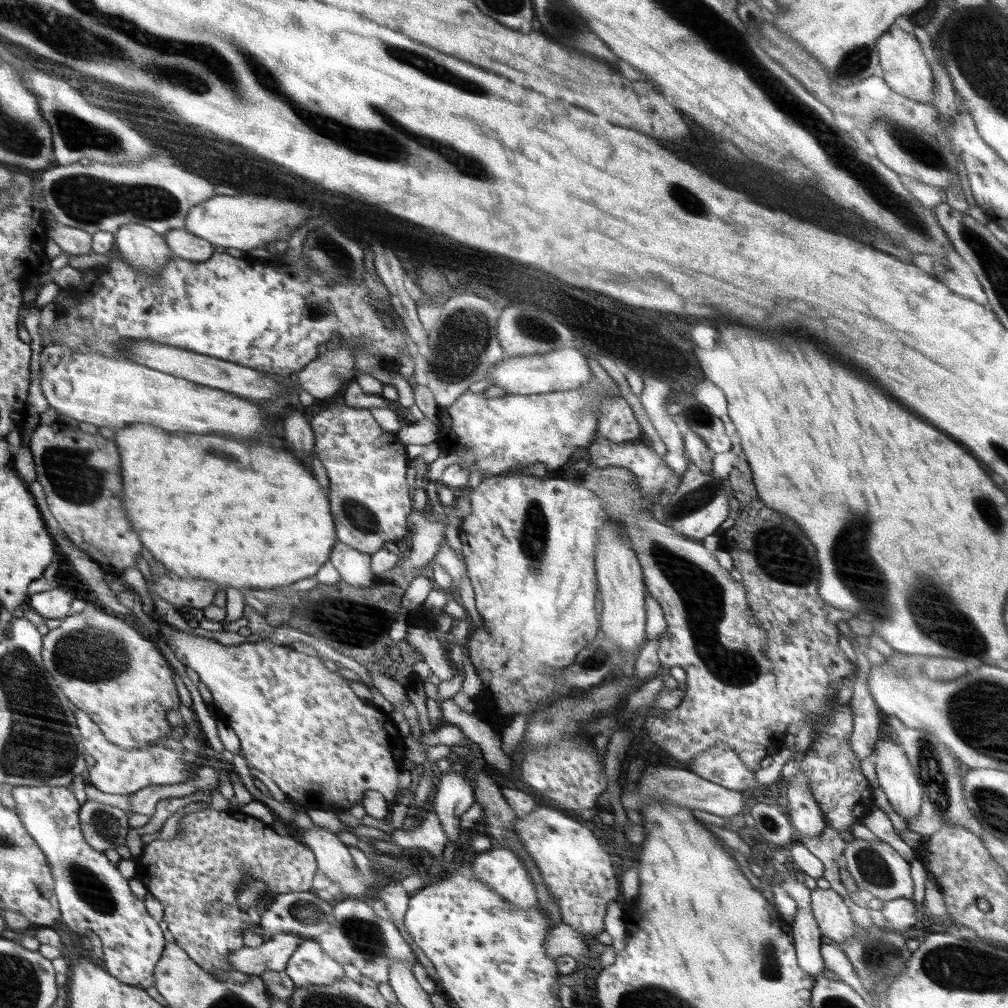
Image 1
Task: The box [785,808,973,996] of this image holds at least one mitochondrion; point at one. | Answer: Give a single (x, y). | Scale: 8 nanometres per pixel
(873, 867)

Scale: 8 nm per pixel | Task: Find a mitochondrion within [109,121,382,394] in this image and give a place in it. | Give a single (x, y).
(313, 311)

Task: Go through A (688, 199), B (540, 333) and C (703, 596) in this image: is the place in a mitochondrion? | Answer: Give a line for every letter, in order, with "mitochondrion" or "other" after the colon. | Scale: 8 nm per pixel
A: mitochondrion
B: mitochondrion
C: mitochondrion

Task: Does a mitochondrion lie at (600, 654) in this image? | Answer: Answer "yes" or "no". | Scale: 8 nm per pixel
yes

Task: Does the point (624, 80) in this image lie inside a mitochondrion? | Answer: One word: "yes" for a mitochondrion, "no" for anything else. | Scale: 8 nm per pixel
no

